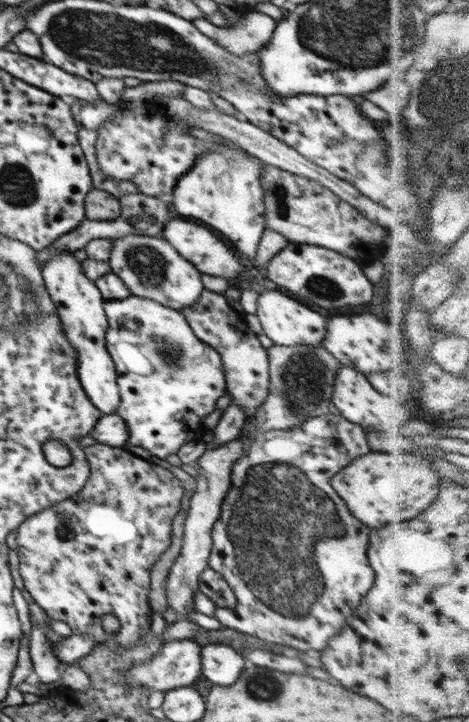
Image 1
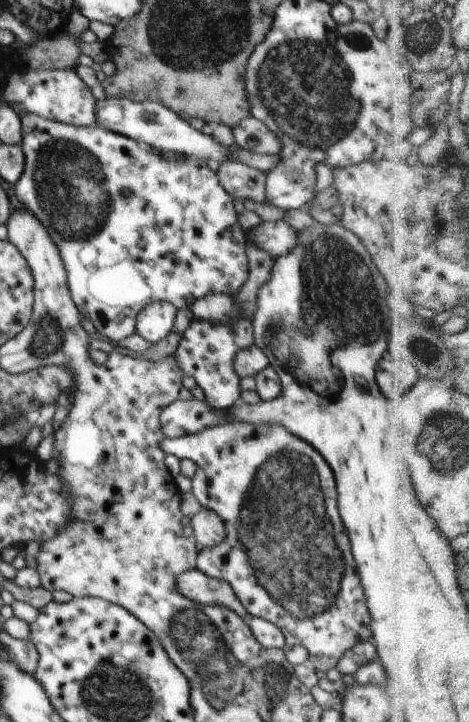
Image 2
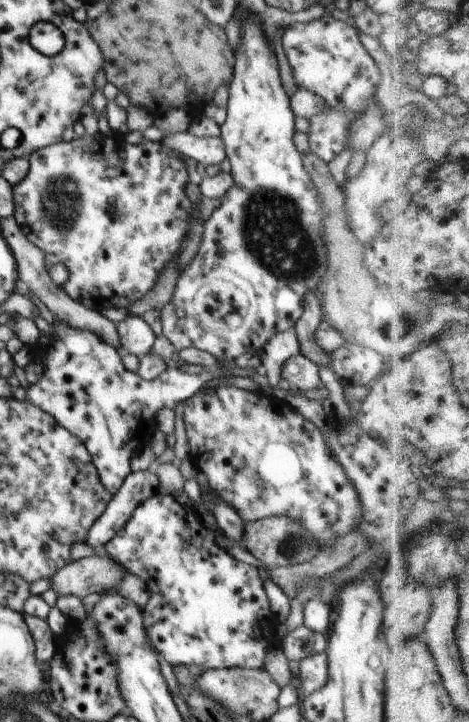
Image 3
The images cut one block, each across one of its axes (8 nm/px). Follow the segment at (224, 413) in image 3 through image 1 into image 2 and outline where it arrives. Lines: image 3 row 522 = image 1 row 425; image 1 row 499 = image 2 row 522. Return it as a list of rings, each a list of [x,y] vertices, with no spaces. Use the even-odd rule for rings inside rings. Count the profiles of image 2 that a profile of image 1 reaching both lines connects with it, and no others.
[[[230,421],[228,424],[216,425],[204,432],[182,438],[164,437],[160,448],[166,455],[172,454],[180,461],[188,459],[196,463],[198,470],[191,478],[191,493],[203,507],[216,512],[226,527],[226,538],[218,546],[212,546],[208,550],[199,549],[196,569],[206,576],[225,580],[232,587],[246,613],[263,618],[282,631],[286,649],[296,645],[304,646],[308,650],[307,663],[316,670],[327,672],[336,669],[338,661],[352,646],[356,646],[360,641],[372,641],[371,614],[360,584],[360,576],[358,572],[354,572],[356,564],[350,556],[348,540],[344,536],[344,528],[336,510],[334,476],[324,458],[312,446],[308,446],[307,442],[294,436],[280,424]]]

